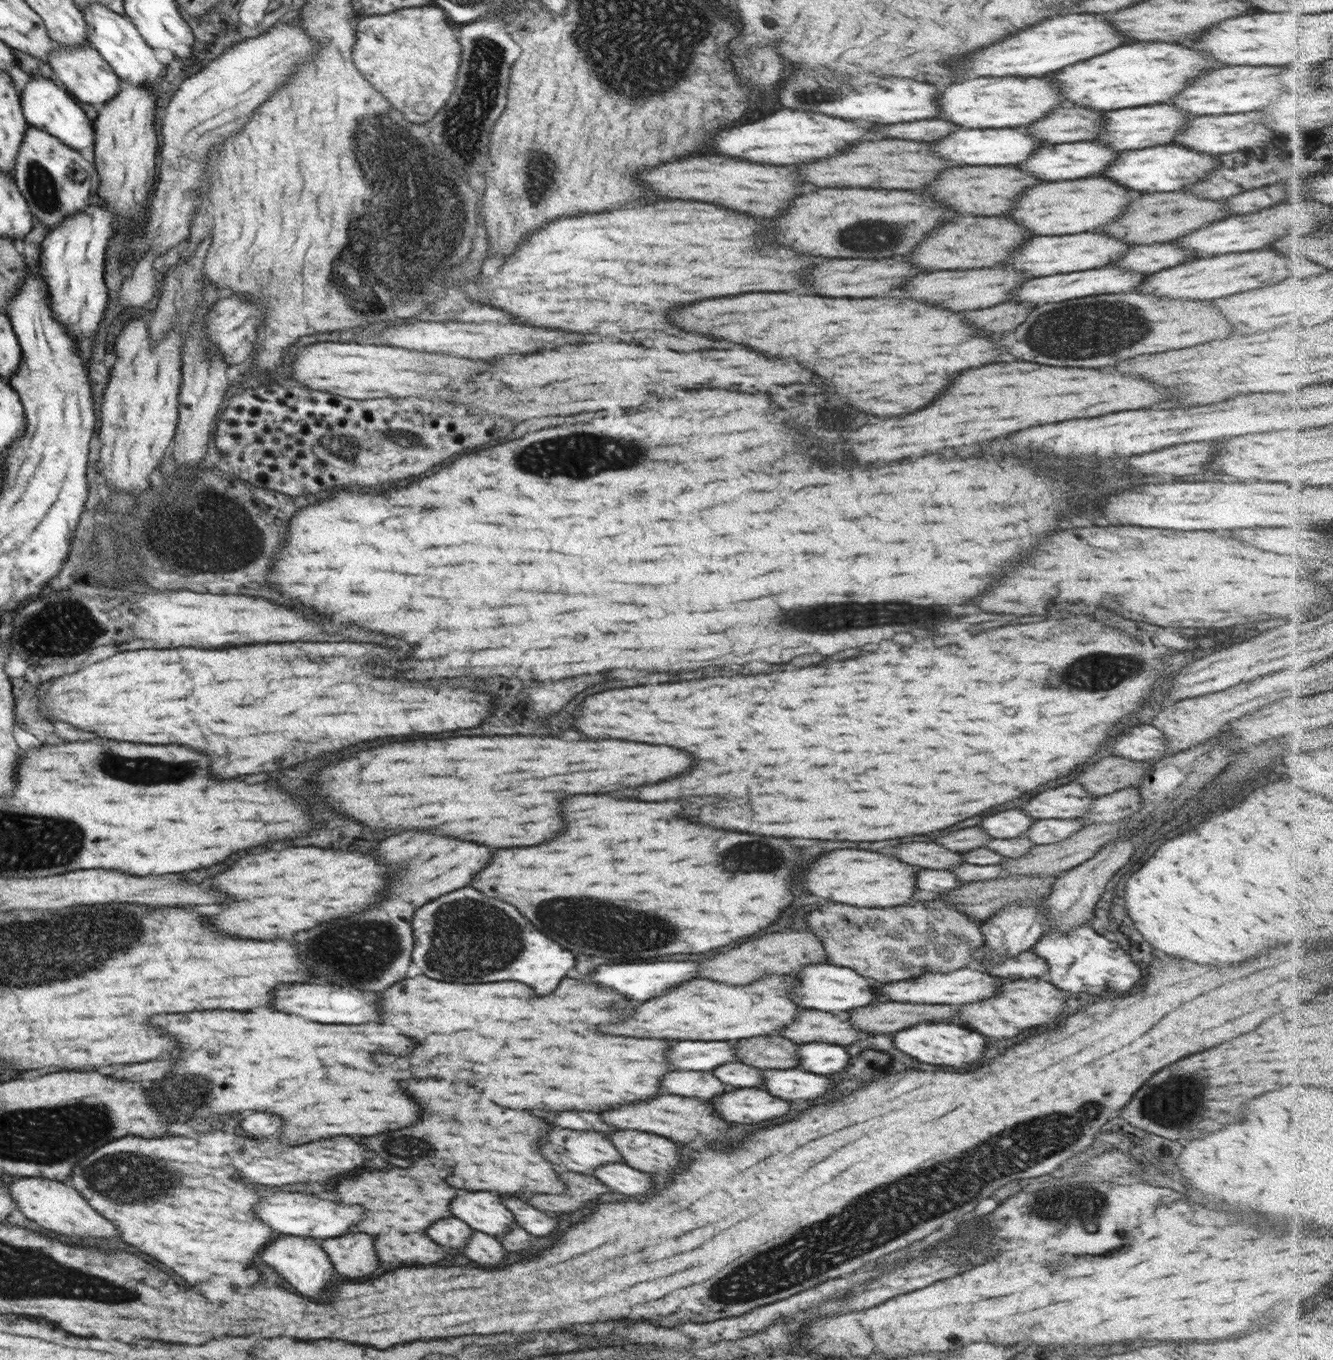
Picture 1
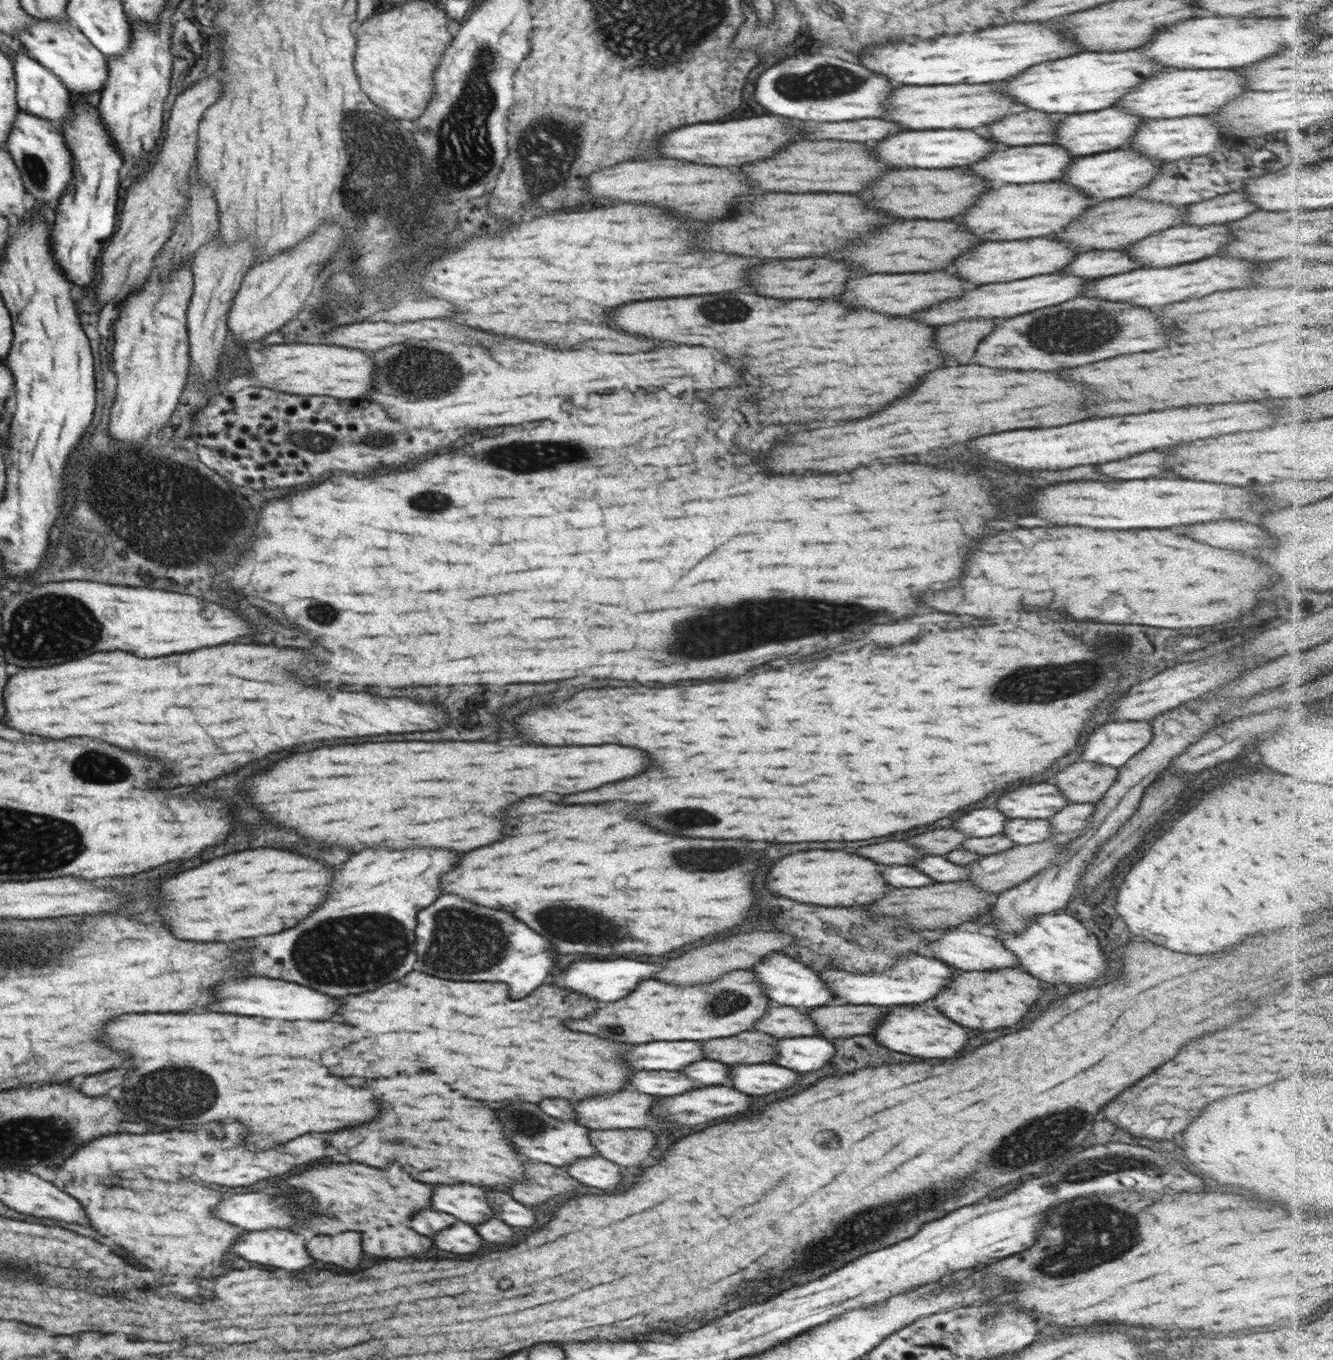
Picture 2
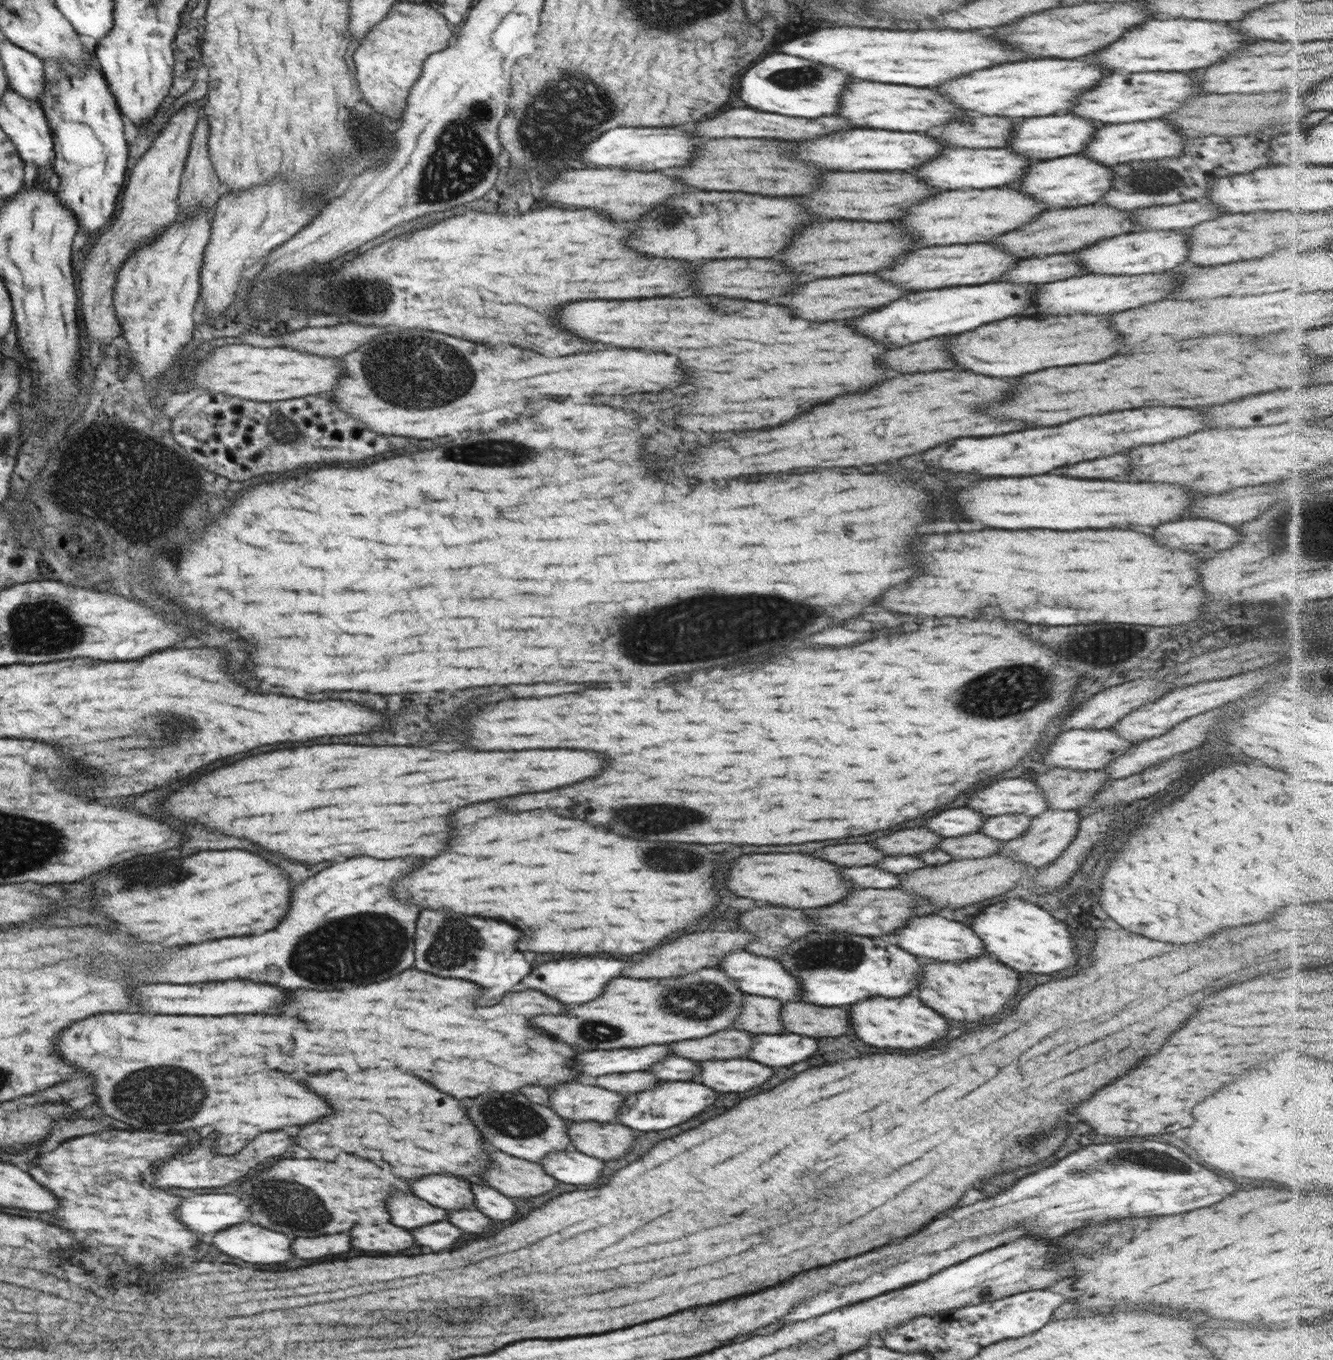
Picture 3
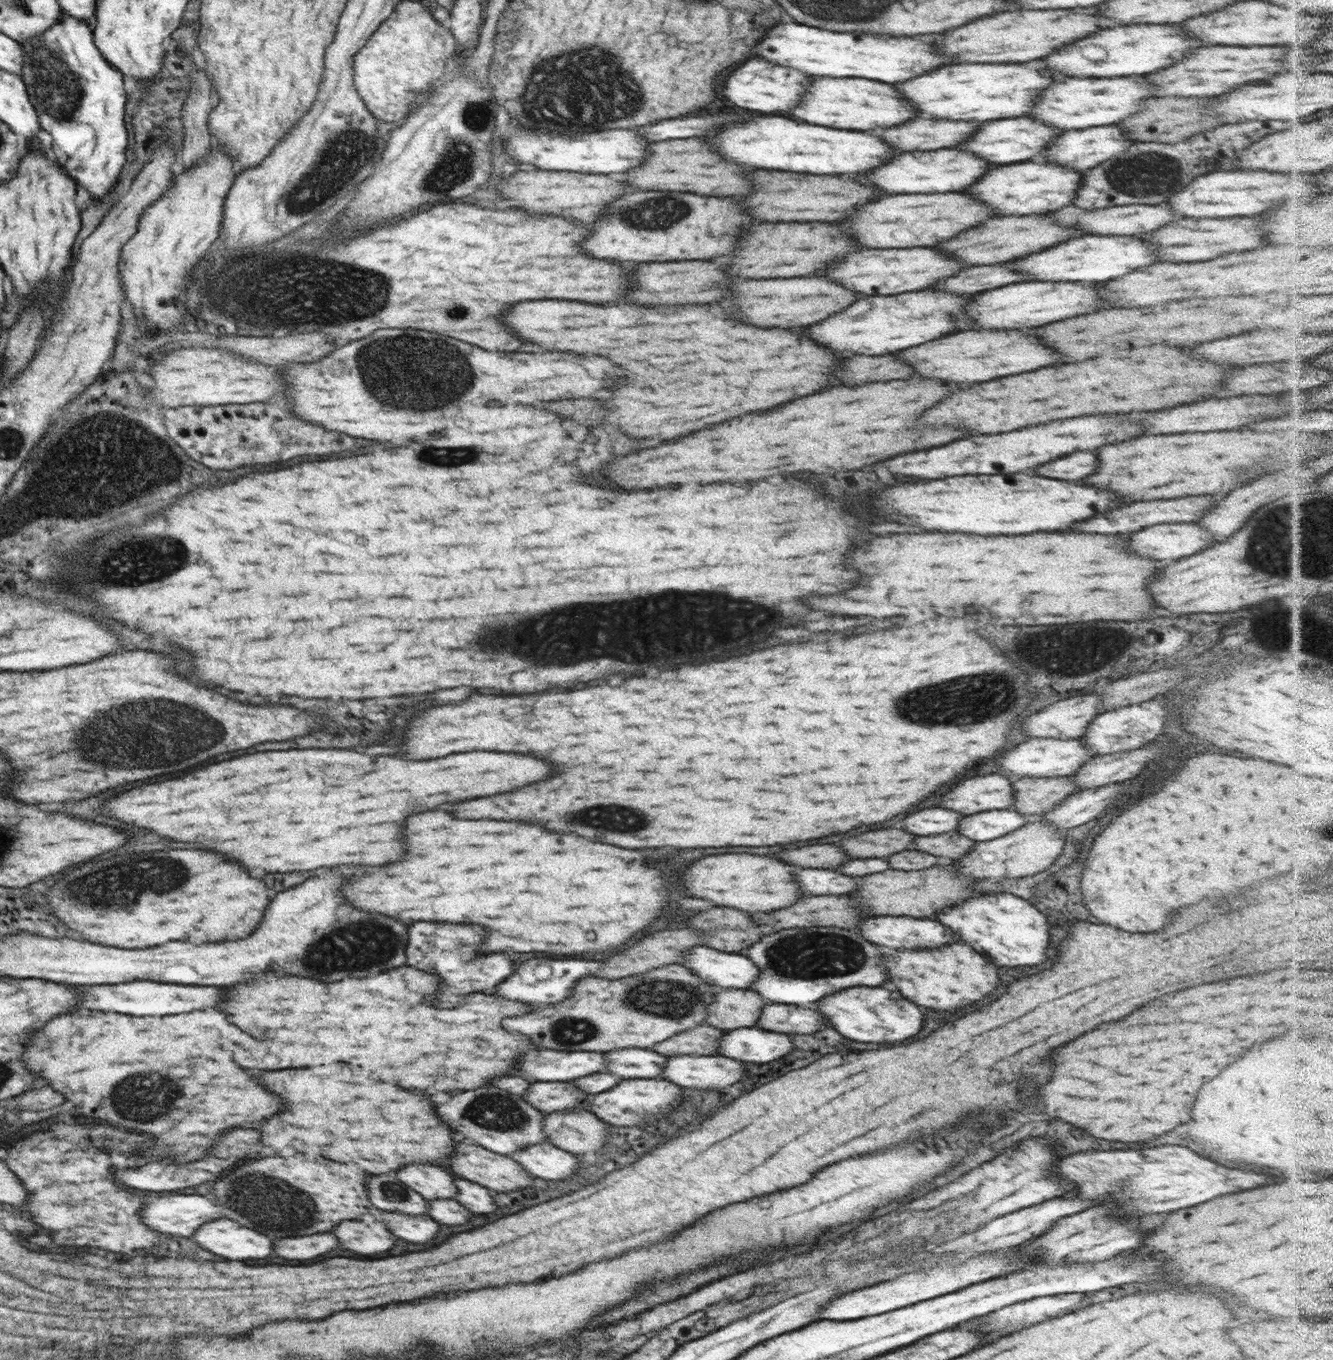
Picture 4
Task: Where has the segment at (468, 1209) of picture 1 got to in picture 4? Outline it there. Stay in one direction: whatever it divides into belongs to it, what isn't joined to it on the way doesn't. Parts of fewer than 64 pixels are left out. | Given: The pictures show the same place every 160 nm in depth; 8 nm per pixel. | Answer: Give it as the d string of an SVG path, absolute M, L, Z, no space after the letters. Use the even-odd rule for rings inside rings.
M408 1164L396 1174L400 1182L416 1190L426 1200L454 1199L458 1189L448 1172L430 1164Z

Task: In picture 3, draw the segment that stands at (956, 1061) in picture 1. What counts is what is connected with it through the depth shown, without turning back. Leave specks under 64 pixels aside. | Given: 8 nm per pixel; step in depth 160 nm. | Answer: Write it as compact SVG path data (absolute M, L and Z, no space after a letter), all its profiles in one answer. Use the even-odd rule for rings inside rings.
M904 996L904 998L868 998L864 1002L848 1006L850 1010L850 1022L856 1030L858 1038L866 1044L878 1046L878 1048L926 1048L934 1042L942 1040L948 1034L946 1020L924 1006L918 998Z

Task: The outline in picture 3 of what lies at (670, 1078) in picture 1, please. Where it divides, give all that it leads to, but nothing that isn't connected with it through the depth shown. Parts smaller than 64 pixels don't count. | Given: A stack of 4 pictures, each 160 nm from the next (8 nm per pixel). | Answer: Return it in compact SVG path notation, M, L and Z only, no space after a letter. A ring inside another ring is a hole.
M644 1070L628 1072L628 1074L608 1074L600 1078L588 1078L588 1084L626 1095L632 1092L642 1092L642 1090L652 1090L658 1084L659 1078L654 1078L648 1072Z

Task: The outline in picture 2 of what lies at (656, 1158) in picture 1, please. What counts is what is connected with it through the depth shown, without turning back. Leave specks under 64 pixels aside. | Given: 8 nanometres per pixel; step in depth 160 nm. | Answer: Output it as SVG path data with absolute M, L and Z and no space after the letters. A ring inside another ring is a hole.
M589 1129L589 1139L599 1156L620 1166L640 1166L656 1144L650 1129Z

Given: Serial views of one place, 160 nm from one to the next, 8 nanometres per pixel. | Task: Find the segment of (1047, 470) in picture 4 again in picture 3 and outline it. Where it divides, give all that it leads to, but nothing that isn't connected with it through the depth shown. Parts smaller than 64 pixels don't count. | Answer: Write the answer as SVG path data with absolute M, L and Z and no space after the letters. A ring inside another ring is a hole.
M1112 454L1112 456L1064 466L1064 468L1058 468L1054 472L1062 474L1062 476L1076 476L1076 478L1083 479L1112 479L1114 476L1126 474L1126 470L1130 470L1128 456Z

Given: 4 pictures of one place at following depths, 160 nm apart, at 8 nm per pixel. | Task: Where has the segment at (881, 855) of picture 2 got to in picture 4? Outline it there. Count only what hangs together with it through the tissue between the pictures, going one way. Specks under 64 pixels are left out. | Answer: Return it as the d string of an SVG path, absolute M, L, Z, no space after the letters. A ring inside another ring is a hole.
M830 844L784 850L784 852L778 852L778 854L772 854L772 858L800 866L800 868L836 868L842 862L850 860L836 846L830 846Z

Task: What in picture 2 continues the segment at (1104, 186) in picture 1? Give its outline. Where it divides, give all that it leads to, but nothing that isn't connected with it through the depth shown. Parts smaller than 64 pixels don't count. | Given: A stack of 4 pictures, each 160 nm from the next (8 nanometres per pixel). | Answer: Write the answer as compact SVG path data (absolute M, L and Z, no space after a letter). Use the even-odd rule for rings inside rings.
M1059 180L1030 183L1029 185L1002 185L978 197L978 202L960 216L972 234L982 240L1022 240L1038 238L1061 231L1095 203L1094 198L1082 194L1075 186Z

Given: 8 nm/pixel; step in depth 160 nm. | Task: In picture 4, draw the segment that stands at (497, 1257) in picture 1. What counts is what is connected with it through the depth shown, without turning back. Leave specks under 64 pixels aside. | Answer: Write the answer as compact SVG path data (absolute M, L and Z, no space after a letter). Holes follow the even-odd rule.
M380 1212L380 1216L386 1228L406 1242L416 1242L416 1244L432 1242L436 1238L436 1232L440 1230L440 1224L436 1224L428 1214L420 1218L396 1212Z

